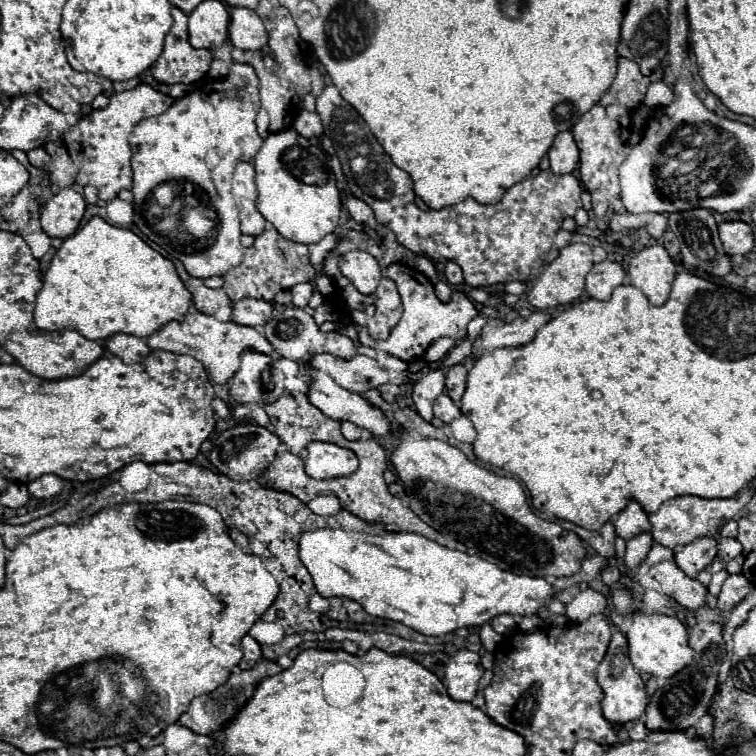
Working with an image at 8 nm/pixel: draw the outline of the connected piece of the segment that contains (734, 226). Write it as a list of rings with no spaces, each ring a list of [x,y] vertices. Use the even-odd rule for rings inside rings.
[[[740,220],[718,224],[718,236],[720,236],[724,252],[728,256],[730,254],[748,254],[755,245],[752,227]]]

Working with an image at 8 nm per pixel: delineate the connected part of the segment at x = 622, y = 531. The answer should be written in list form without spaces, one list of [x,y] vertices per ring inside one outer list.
[[[630,502],[630,504],[614,518],[614,530],[616,530],[616,536],[620,536],[622,540],[630,540],[632,536],[636,536],[636,534],[640,534],[640,532],[650,532],[648,516],[646,516],[644,510],[640,508],[640,504]]]

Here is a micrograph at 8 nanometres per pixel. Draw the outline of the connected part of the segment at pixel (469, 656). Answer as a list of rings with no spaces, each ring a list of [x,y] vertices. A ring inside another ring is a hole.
[[[461,649],[450,657],[442,679],[446,692],[460,702],[470,702],[478,692],[478,682],[484,674],[480,656]]]

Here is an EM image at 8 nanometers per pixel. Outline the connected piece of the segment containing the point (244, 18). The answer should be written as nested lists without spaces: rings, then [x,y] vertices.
[[[234,6],[230,12],[228,38],[240,50],[260,50],[266,44],[264,20],[250,8]]]

